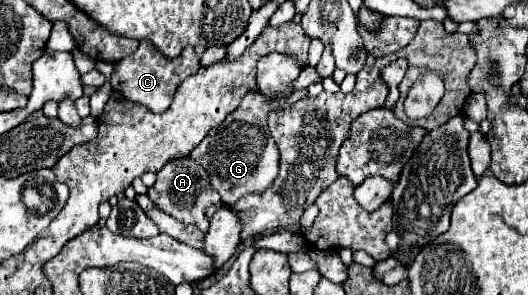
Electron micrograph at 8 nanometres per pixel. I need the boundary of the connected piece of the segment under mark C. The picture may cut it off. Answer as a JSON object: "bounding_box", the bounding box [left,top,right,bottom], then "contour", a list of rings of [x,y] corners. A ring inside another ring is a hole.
{"bounding_box":[109,39,199,113],"contour":[[[143,39],[143,41],[139,41],[139,47],[137,47],[135,53],[131,53],[129,57],[113,63],[113,67],[115,69],[113,69],[113,75],[111,75],[109,83],[113,85],[115,91],[119,91],[131,103],[143,105],[153,113],[163,113],[171,105],[175,89],[187,77],[191,77],[199,71],[199,57],[195,55],[193,47],[185,47],[179,57],[167,59],[151,45],[151,41]]]}

